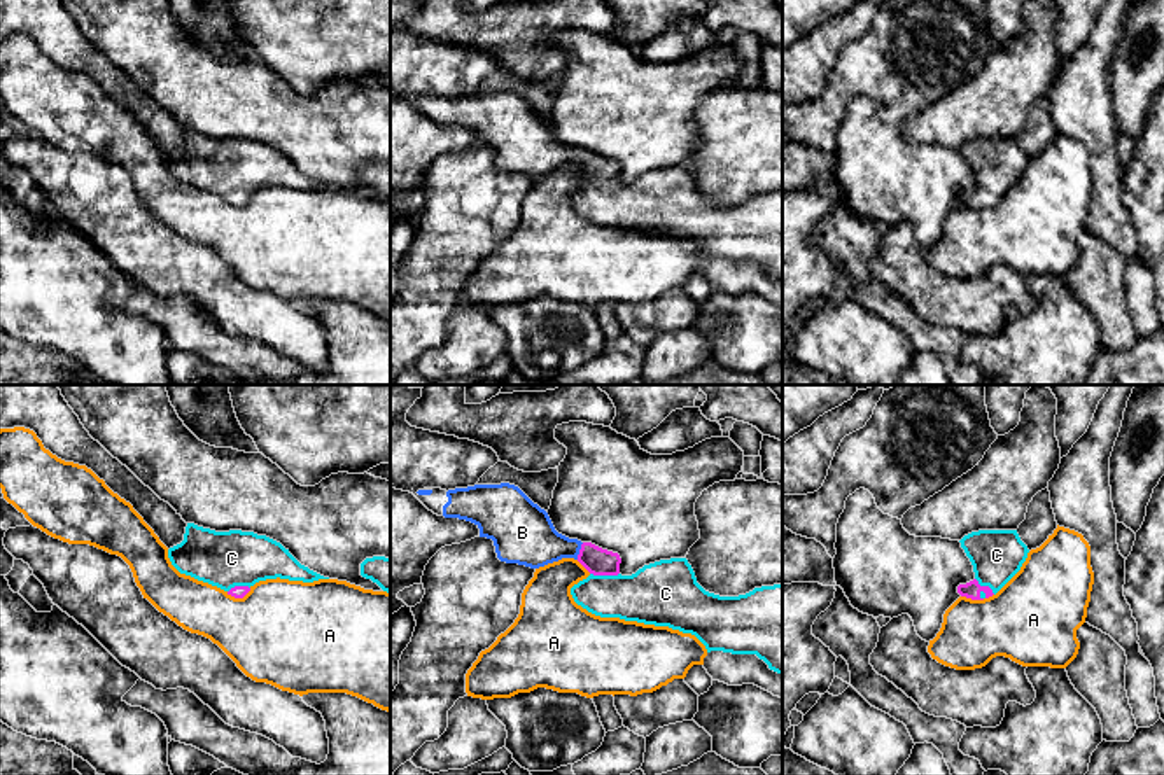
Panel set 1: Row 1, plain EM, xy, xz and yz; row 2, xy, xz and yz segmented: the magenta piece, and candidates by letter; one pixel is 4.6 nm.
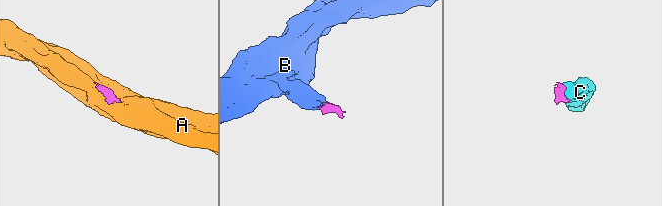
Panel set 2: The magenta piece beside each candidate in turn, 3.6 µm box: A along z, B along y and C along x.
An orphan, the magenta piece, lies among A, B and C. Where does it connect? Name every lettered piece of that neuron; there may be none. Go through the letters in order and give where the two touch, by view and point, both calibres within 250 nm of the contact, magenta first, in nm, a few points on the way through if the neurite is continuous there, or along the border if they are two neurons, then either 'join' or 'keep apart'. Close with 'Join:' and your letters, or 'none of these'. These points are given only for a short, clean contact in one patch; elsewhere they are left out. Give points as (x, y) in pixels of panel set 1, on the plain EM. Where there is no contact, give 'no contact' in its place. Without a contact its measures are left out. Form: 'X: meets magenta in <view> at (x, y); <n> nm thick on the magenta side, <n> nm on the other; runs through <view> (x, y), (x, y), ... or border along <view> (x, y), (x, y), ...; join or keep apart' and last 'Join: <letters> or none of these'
A: meets magenta in yz at (977, 207); 80 nm thick on the magenta side, 380 nm on the other; keep apart
B: meets magenta in xz at (580, 160); 130 nm thick on the magenta side, 260 nm on the other; runs through xz (599, 170), (580, 160), (538, 153), (527, 146); join
C: meets magenta in xz at (604, 182); 130 nm thick on the magenta side, 280 nm on the other; runs through xz (599, 170), (604, 182), (625, 203), (653, 203); join
Join: B, C

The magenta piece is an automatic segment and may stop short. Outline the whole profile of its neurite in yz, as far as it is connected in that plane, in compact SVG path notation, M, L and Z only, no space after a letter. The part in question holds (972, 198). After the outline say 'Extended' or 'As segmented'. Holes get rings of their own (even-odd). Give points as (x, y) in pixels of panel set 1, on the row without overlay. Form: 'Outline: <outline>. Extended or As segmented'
Outline: M978 138L959 150L973 173L975 187L959 192L957 201L971 208L996 203L1020 178L1029 161L1017 138Z. Extended

